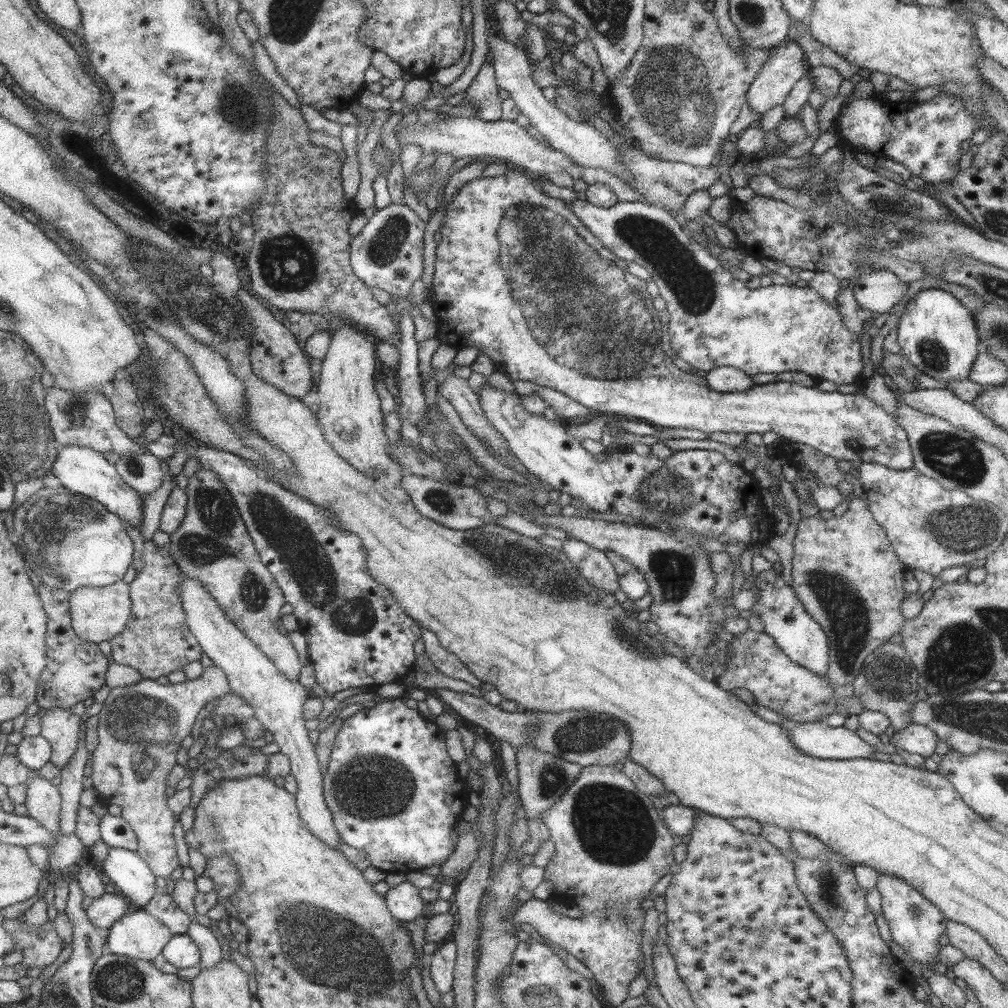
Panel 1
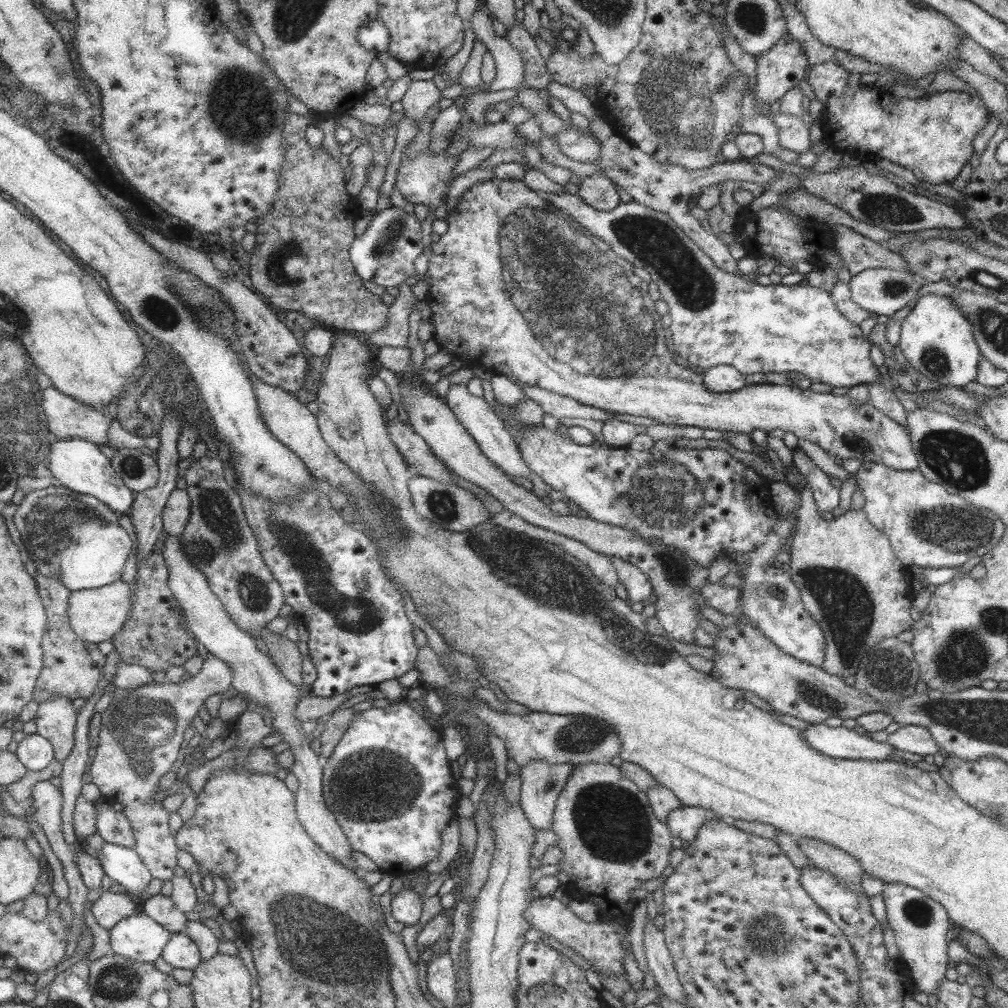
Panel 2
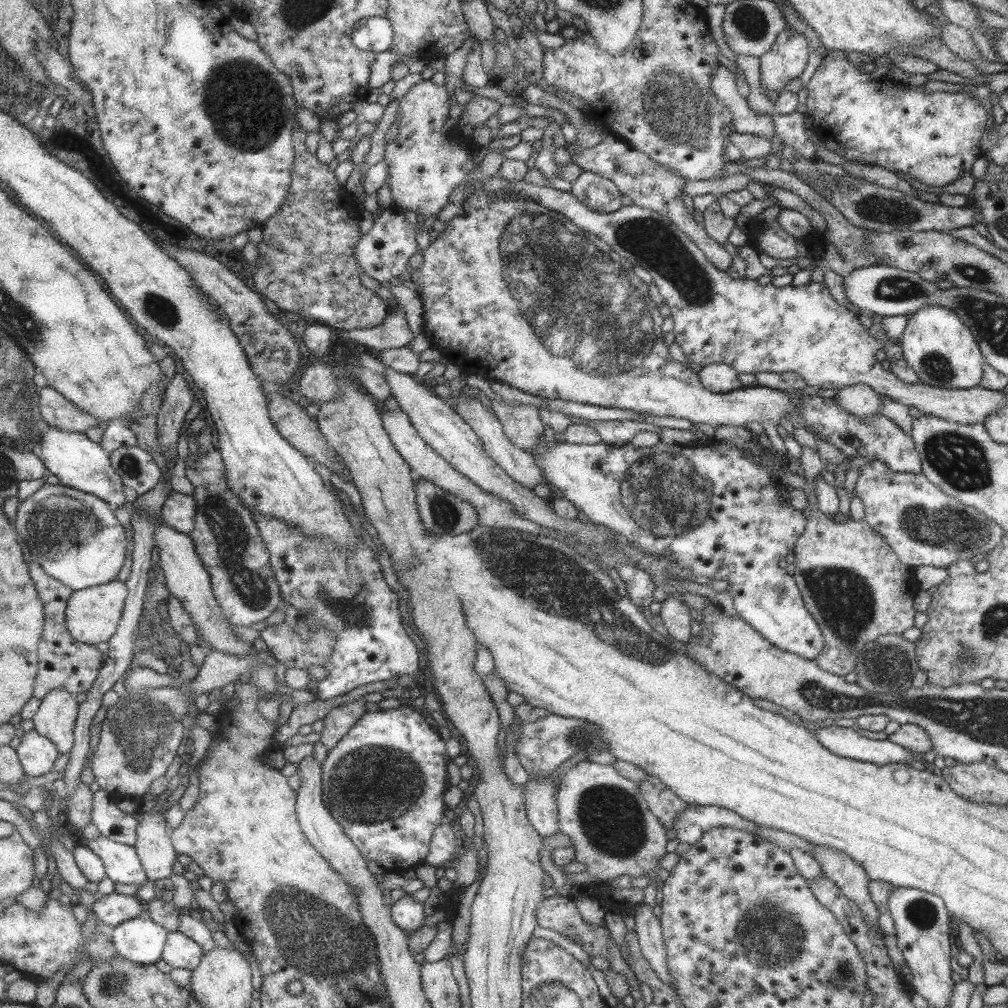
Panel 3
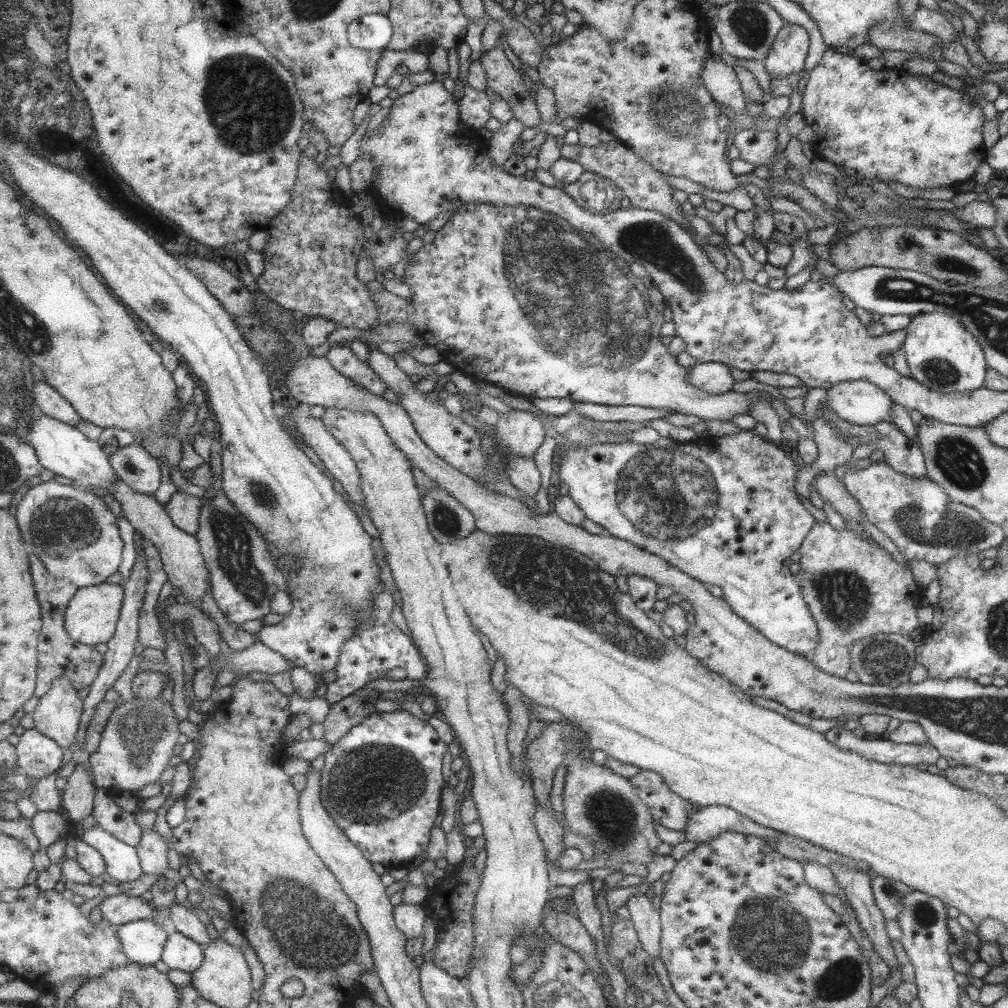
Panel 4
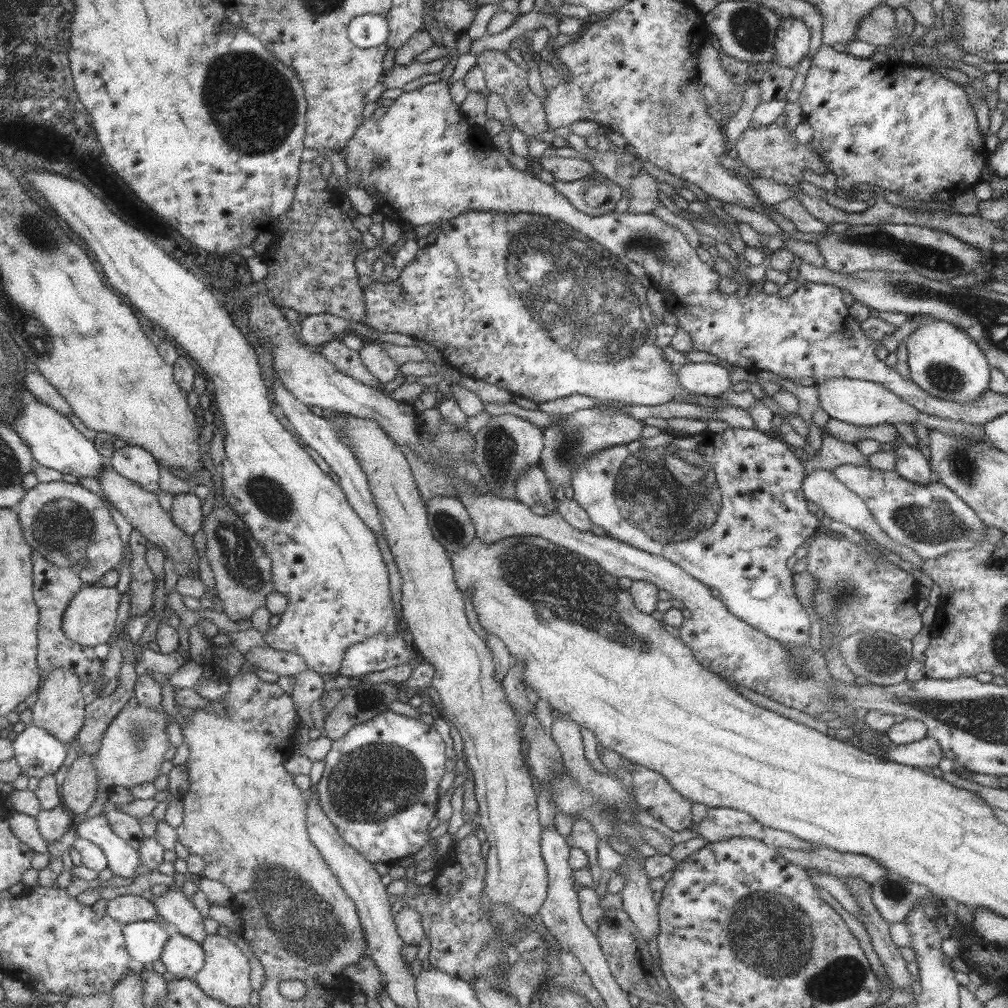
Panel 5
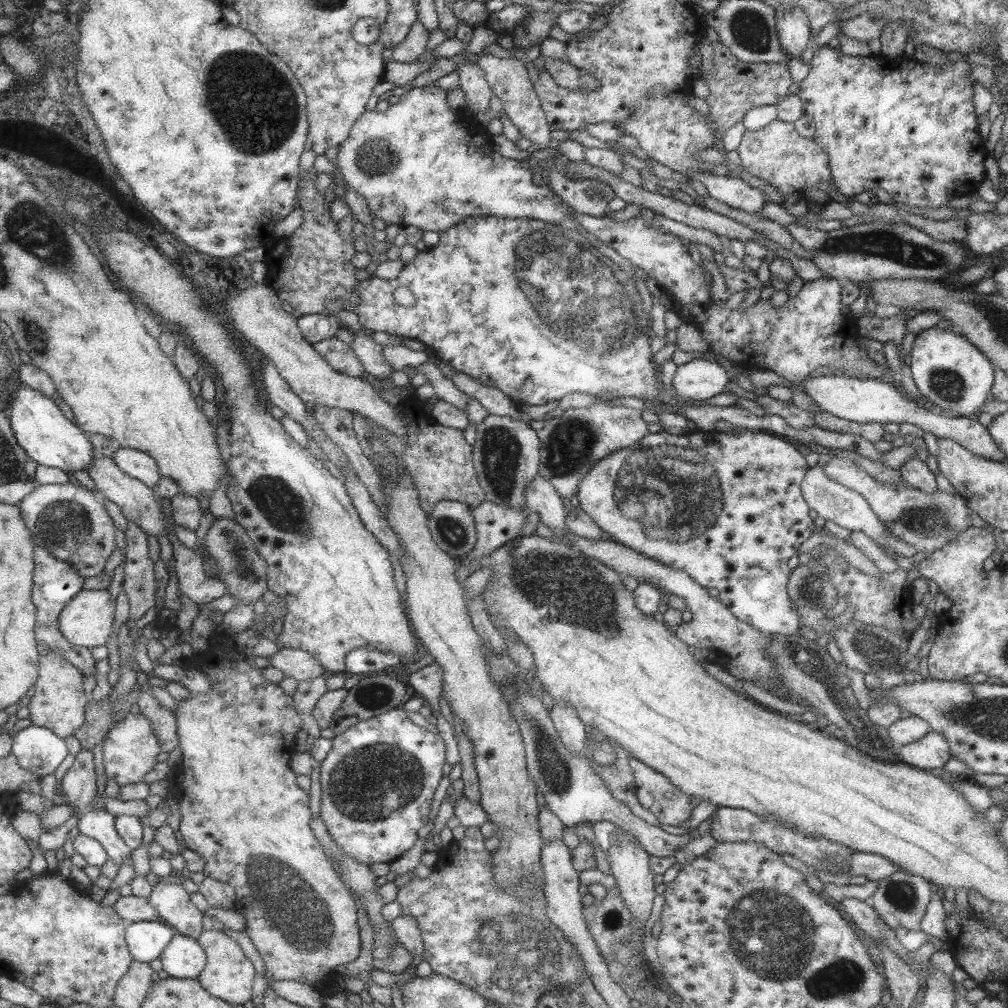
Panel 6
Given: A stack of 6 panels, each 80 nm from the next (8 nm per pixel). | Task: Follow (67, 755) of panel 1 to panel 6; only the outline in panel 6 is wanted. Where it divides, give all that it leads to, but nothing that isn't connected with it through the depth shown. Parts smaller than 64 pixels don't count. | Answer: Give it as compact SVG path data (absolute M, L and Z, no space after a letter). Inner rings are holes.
M45 653L40 656L40 679L36 693L30 700L28 710L33 725L53 729L57 736L69 738L84 726L90 697L83 690L84 673L69 663L61 653Z

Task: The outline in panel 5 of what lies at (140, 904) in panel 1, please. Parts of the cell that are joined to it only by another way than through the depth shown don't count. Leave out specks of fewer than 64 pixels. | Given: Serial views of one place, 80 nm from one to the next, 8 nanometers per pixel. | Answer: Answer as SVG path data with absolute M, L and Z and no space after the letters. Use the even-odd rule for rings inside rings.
M104 814L97 815L74 826L78 837L90 840L100 846L108 858L108 868L114 876L133 878L142 864L140 851L133 848L111 828Z

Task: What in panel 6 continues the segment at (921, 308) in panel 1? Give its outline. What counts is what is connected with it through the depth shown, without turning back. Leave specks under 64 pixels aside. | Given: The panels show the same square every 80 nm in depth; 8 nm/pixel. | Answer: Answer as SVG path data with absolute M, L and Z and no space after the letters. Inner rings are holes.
M943 325L922 330L914 336L911 344L908 366L912 374L913 384L920 394L949 417L965 417L968 419L973 417L975 411L979 410L991 395L991 382L993 382L994 374L991 374L991 364L987 362L987 358L957 330L946 329Z

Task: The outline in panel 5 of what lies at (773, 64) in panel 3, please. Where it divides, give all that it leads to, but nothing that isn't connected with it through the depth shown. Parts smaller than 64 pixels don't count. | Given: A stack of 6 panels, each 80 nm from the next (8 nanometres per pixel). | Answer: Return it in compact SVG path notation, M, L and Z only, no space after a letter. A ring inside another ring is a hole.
M781 18L773 41L774 53L770 62L781 68L795 69L798 62L808 54L811 33L798 18Z

